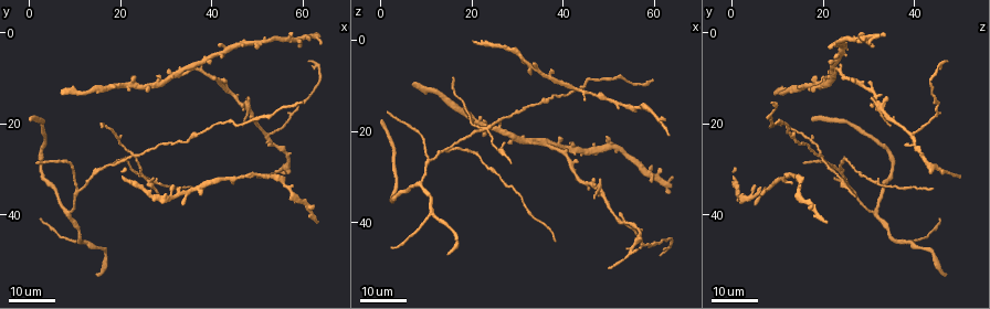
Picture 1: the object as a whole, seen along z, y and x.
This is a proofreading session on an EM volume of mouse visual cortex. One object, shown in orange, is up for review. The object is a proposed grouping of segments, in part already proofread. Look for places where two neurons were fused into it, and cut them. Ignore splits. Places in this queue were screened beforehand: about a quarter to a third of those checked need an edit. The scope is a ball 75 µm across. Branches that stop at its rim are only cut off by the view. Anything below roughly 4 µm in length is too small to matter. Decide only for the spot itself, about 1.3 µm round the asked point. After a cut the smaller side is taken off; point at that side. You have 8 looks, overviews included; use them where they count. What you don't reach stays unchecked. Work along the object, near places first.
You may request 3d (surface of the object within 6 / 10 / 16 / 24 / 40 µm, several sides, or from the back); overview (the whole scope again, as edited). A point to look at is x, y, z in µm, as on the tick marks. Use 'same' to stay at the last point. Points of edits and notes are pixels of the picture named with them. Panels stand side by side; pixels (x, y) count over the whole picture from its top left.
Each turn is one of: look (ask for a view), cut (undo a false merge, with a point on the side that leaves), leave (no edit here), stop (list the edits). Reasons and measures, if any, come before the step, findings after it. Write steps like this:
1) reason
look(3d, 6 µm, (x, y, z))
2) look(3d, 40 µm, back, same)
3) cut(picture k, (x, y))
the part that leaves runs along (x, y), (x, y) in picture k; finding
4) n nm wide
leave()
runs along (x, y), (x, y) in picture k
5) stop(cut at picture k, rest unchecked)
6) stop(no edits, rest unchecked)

three arms meet
look(3d, 24 µm, (11.0, 45.5, 38.5))

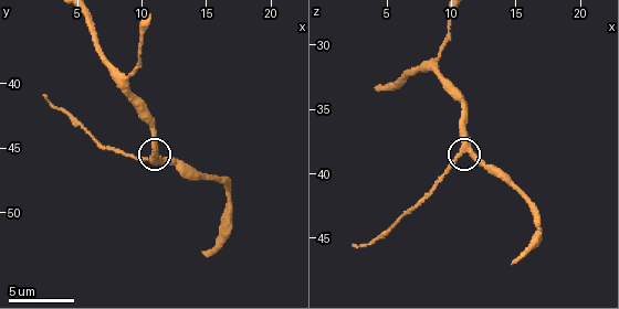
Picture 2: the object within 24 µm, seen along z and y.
look(3d, 10 µm, same)

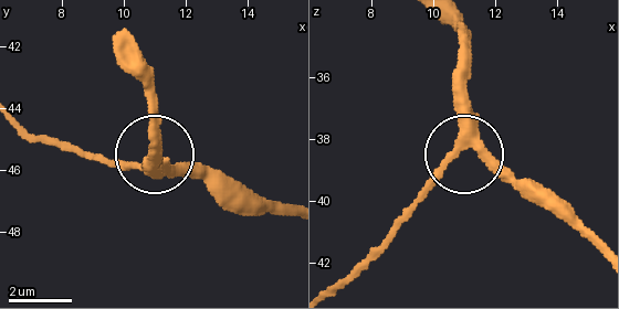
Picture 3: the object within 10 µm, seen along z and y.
look(3d, 10 µm, back, same)

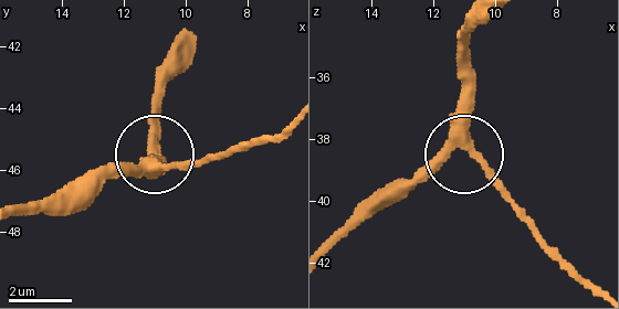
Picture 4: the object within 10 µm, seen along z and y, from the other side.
leave()
all the same neuron

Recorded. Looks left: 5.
two arms in line, one across
look(3d, 16 µm, (11.0, 35.0, 25.5))

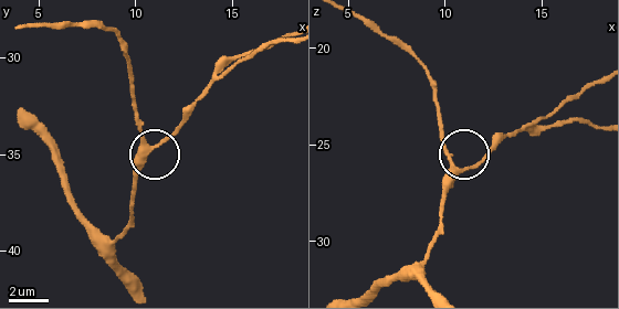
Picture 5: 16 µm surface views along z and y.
look(3d, 6 µm, (10.4, 34.4, 26.2))

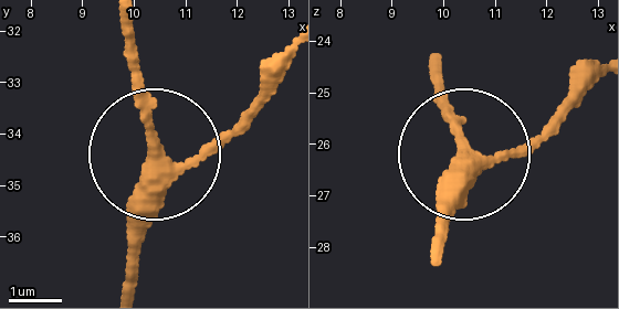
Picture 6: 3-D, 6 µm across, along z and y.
280 nm wide
leave()
runs along (289, 63), (245, 116), (166, 164), (126, 24) in picture 6; all the same neuron

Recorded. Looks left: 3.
three-way junction
look(3d, 6 µm, (8.6, 40.0, 31.6))

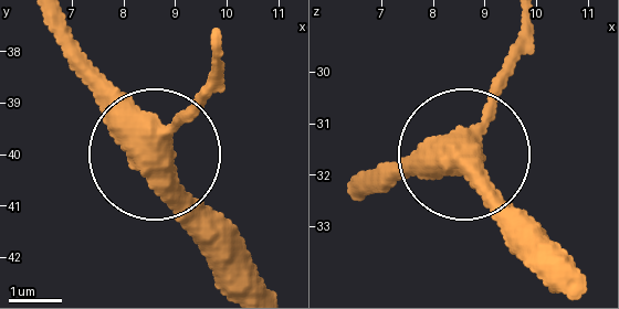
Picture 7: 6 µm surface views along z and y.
3 arms
leave()
runs along (528, 23), (471, 155), (537, 230) in picture 7; all the same neuron

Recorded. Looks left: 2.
looks like a crossing
look(3d, 24 µm, (23.0, 27.0, 19.5))

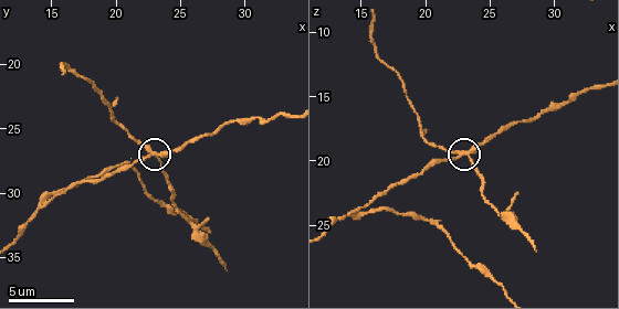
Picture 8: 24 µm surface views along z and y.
closer look
look(3d, 6 µm, (23.0, 26.8, 19.4))

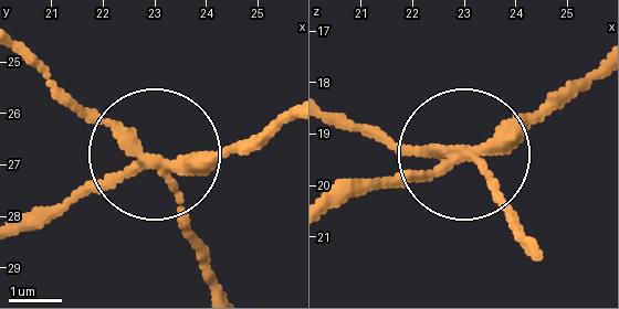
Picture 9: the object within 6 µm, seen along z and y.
220 nm wide
cut(picture 9, (186, 221))
the part that leaves runs along (145, 164), (18, 46) in picture 9; two neurons meet here

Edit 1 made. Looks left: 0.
stop(cut at picture 9, rest unchecked)

